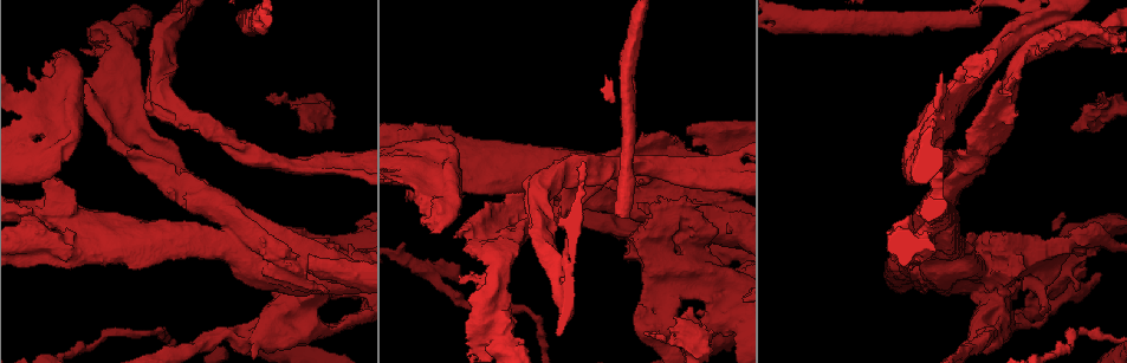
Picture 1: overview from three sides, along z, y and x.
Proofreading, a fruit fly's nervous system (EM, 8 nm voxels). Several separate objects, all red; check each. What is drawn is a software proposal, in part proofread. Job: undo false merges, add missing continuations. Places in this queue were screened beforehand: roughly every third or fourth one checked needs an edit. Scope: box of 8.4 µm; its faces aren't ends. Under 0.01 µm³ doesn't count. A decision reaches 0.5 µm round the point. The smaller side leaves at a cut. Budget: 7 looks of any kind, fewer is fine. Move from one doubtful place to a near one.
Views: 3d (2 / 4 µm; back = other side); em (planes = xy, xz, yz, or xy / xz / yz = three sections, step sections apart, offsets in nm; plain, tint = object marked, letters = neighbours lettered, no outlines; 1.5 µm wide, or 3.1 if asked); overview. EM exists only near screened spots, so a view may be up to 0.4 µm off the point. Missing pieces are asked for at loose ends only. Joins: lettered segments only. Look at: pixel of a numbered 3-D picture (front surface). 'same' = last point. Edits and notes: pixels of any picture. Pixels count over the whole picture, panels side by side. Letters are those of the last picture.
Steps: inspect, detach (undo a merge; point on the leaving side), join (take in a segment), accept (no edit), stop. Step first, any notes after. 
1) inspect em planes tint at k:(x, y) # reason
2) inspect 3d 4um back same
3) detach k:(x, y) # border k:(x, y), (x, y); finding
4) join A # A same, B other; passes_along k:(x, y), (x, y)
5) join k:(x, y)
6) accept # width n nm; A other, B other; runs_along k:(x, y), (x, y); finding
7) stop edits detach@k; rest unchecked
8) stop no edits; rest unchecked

inspect em planes tint at 1:(660, 318) # sharp bend

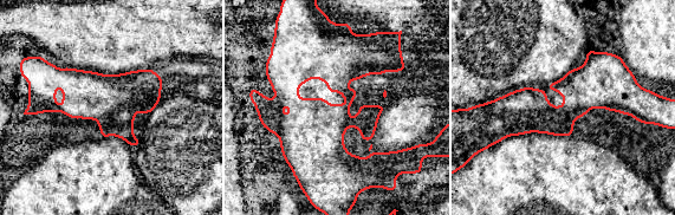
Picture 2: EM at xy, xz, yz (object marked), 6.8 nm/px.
inspect em planes letters same # see the neighbours

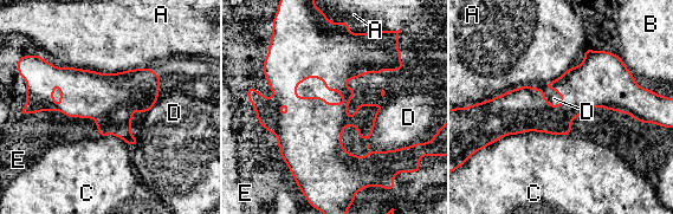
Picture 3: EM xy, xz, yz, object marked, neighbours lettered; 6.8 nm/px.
accept # A other, B other, C other, D other, E other; runs_along 3:(634, 98), (492, 110); one cell here

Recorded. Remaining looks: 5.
inspect 3d 4um at 1:(535, 145) # stops while still wide

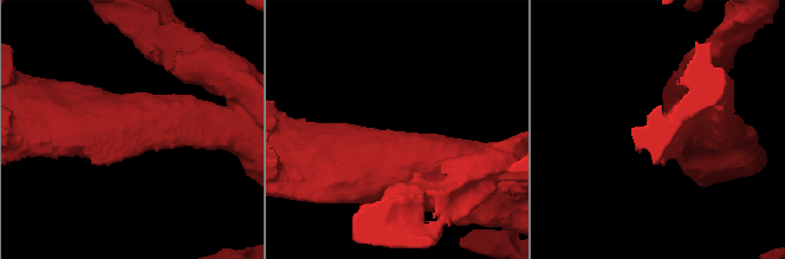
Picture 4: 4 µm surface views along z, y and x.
inspect em xz step 8 letters at 4:(399, 133) # shape alone is not enough

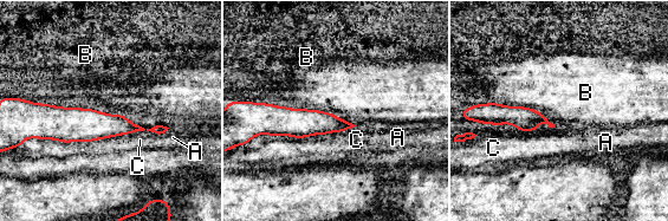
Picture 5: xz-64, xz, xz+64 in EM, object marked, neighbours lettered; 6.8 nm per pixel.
inspect em planes letters same # another direction

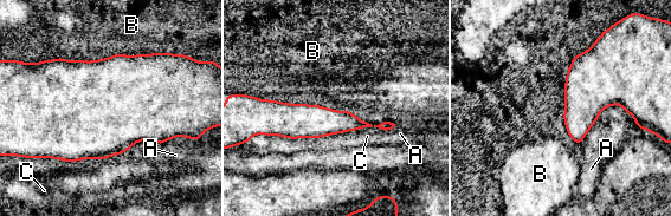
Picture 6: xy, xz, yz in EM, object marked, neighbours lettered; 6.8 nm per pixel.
accept # width 650 nm; A other, B other, C other; runs_along 6:(272, 119), (363, 124); none of them fits

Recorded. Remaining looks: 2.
inspect 3d 2um at 1:(532, 315) # thin neck

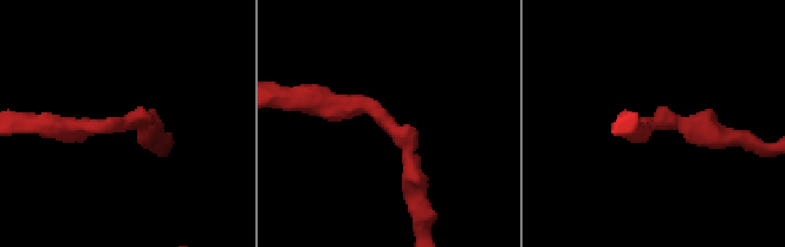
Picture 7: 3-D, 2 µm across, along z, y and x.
inspect em xz step 8 letters at 7:(656, 129) # shape alone is not enough

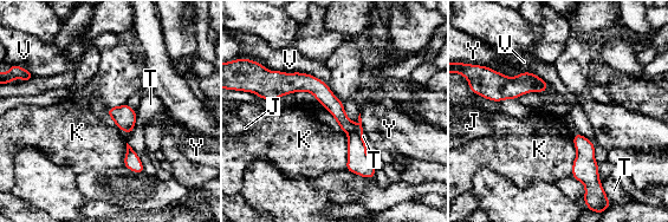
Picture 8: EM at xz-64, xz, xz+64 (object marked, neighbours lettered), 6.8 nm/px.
detach 8:(332, 104) # longest_contact K 480 nm; J other, K other, T other, V other, Y other; border 8:(348, 132), (360, 135); two cells meet here

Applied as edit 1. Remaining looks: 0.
stop edits detach@8; rest unchecked

